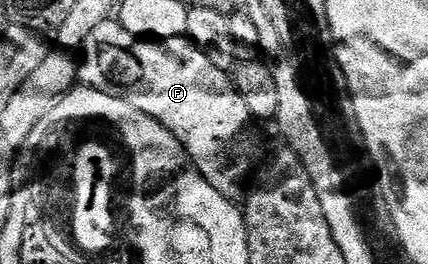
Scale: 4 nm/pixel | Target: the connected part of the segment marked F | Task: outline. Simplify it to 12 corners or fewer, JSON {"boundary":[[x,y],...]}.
{"boundary":[[86,33],[81,83],[119,96],[233,193],[254,156],[233,79],[189,39]]}

